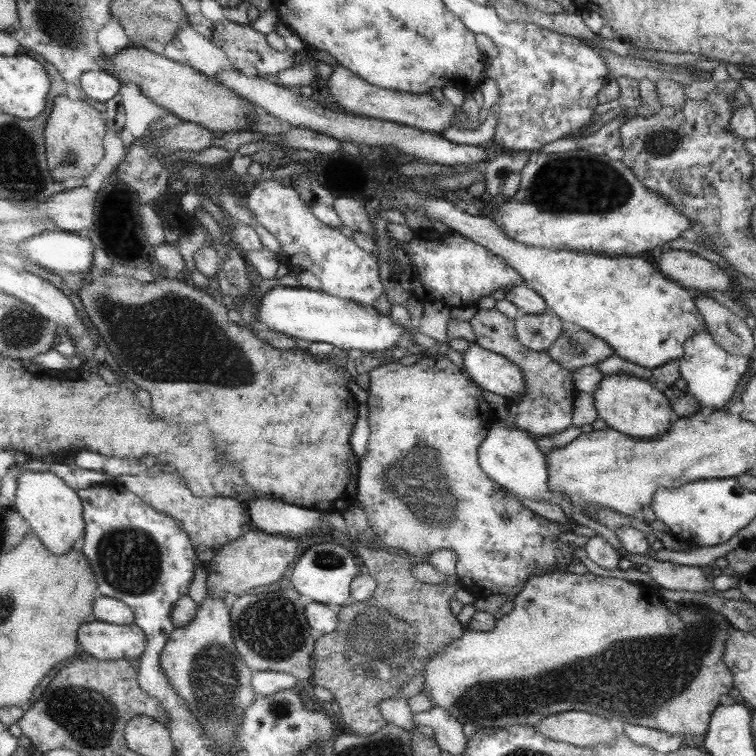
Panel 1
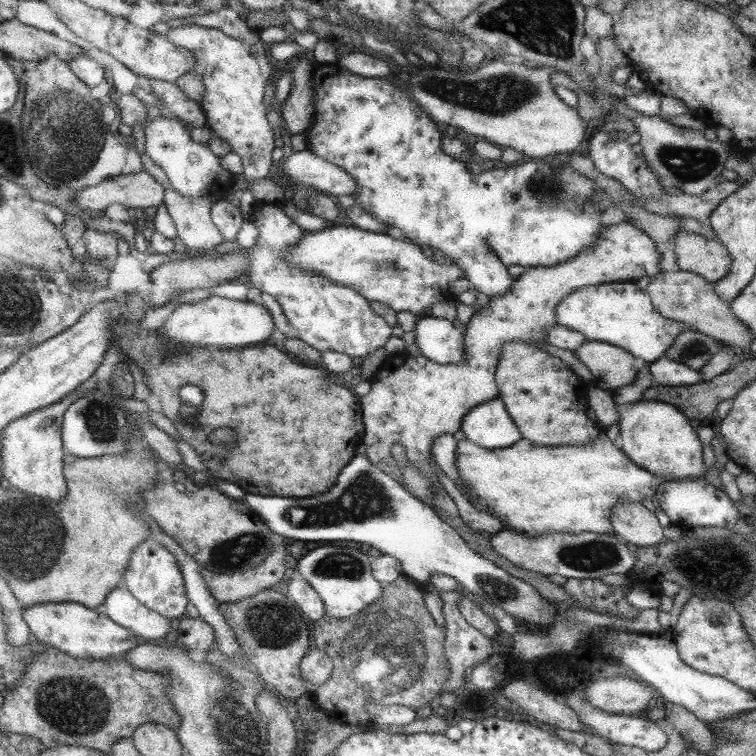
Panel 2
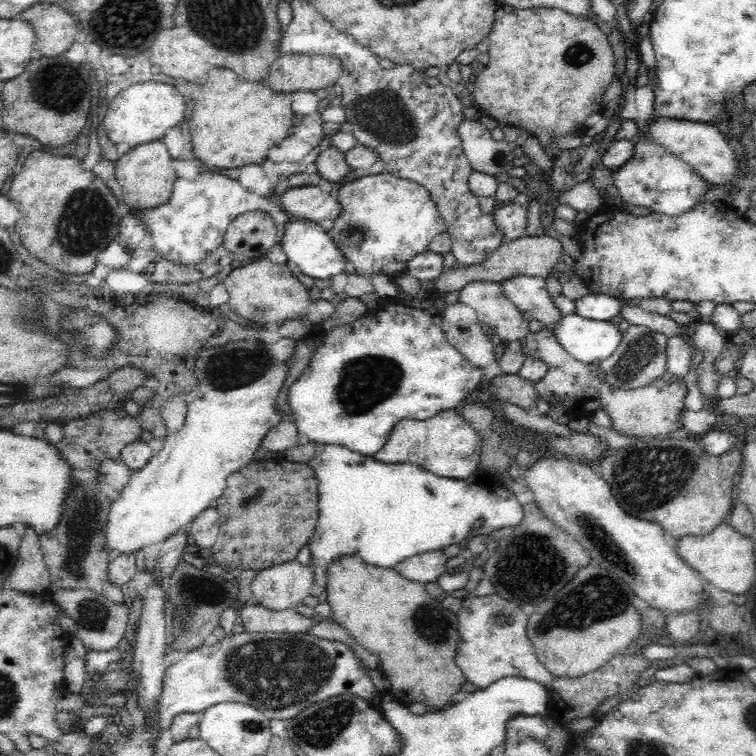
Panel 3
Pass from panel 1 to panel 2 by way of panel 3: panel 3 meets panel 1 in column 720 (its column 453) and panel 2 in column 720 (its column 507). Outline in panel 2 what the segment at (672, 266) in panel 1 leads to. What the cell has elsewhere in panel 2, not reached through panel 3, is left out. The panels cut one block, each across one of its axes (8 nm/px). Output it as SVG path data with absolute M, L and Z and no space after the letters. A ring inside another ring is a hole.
M680 230L675 235L675 262L679 271L690 271L701 275L706 282L717 283L730 273L729 251L715 238L707 239L702 235Z

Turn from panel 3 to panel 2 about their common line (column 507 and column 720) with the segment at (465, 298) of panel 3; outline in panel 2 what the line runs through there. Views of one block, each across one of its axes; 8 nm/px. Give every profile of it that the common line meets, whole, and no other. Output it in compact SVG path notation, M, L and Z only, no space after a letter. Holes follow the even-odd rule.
M690 271L657 273L651 277L646 293L650 295L654 309L663 318L675 319L705 336L744 351L753 340L751 331L731 313L730 303L720 299L714 291L714 284L706 282L701 275Z

